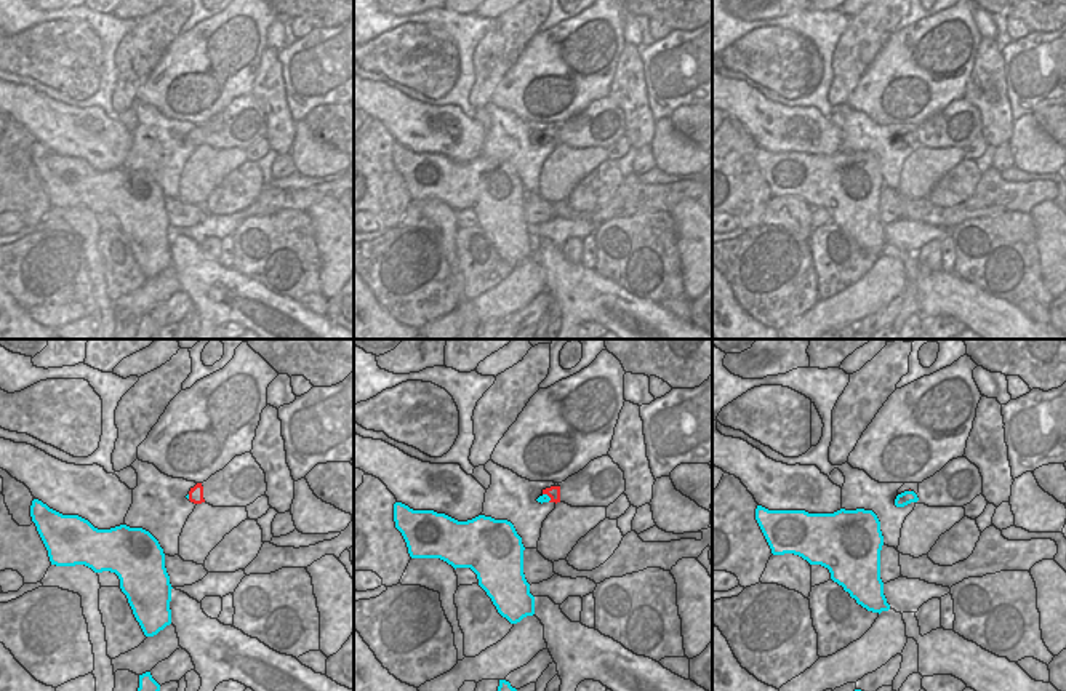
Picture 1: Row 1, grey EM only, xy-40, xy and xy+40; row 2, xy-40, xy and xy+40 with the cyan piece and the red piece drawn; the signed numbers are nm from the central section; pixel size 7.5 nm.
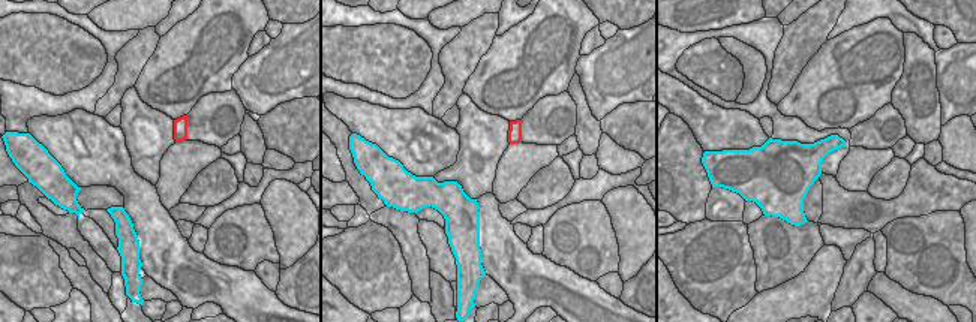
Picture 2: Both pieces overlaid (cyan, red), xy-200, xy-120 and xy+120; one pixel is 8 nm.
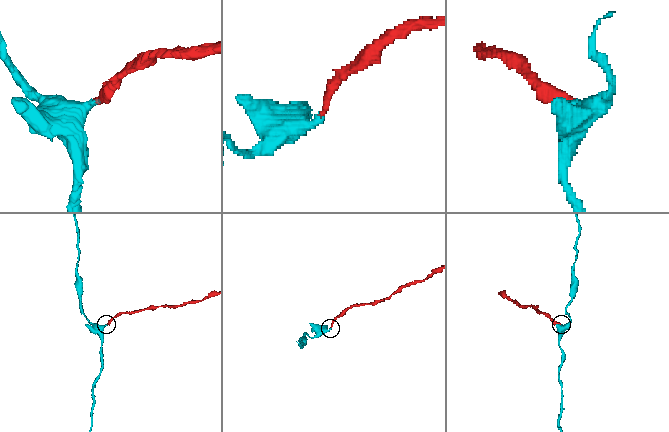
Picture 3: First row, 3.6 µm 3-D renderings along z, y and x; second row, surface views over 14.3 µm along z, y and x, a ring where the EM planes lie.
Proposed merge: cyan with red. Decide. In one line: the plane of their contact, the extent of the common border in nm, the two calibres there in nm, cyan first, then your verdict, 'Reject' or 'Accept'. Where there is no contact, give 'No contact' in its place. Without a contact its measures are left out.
Touches cyan in xy. Shared border 90 nm. Thickness 70 nm (cyan) against 100 nm. Accept.

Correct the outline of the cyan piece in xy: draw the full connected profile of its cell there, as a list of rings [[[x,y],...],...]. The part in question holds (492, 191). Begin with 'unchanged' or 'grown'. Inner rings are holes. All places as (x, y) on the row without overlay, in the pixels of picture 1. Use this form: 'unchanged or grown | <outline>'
unchanged | [[[394,146],[395,170],[411,200],[440,200],[471,210],[498,254],[511,266],[535,256],[535,238],[523,216],[523,186],[514,166],[479,157],[458,163],[434,152]]]

